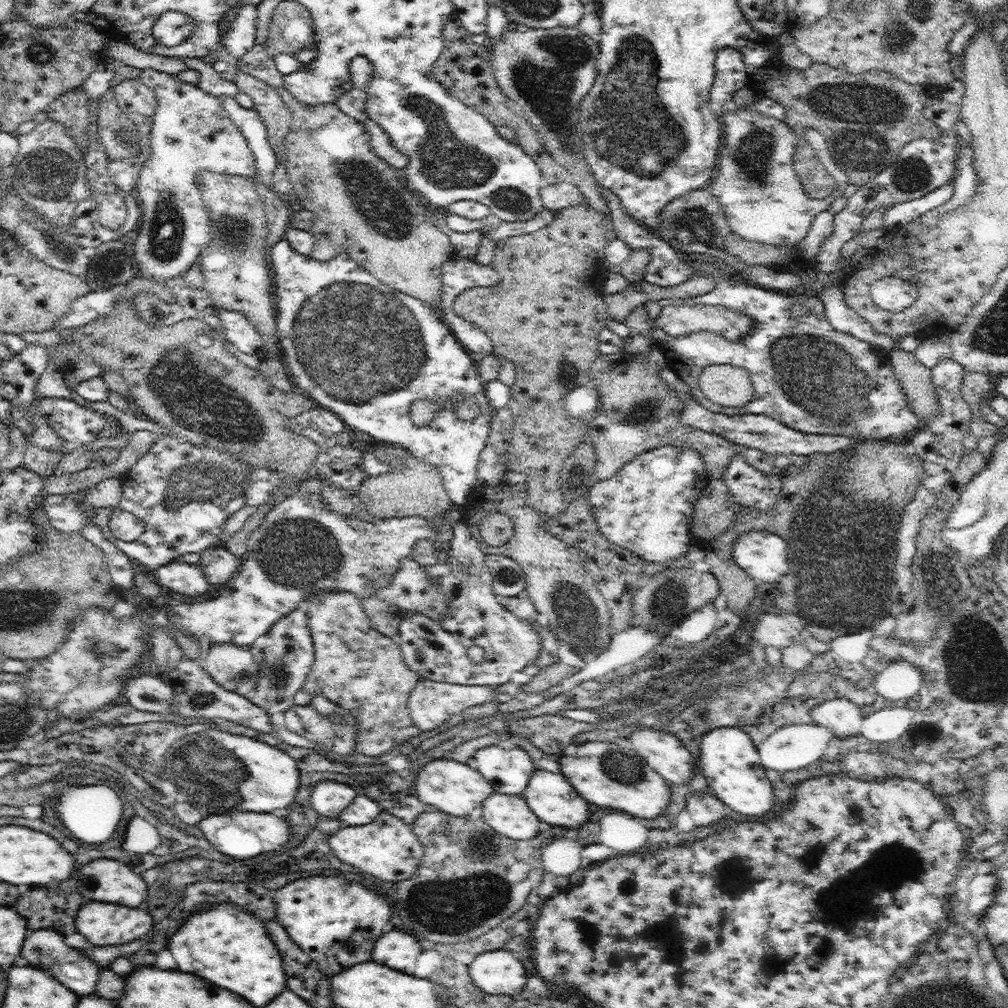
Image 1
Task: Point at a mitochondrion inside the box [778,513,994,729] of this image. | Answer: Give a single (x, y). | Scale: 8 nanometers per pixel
(943, 588)

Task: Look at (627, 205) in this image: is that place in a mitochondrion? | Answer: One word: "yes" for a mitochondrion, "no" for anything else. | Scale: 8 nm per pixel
no

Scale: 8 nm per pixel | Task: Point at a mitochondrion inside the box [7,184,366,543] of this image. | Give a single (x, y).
(192, 397)

